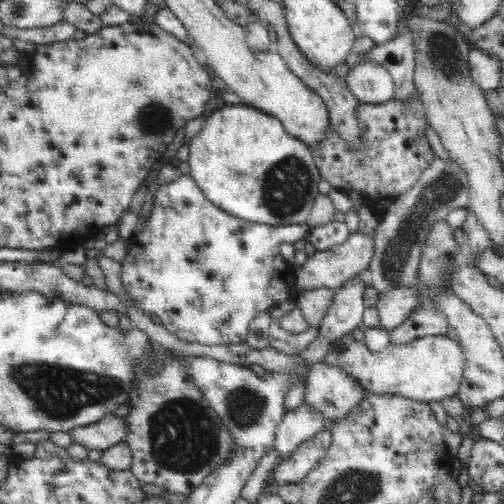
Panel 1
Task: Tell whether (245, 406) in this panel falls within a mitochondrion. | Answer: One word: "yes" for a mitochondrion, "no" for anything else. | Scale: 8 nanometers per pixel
yes

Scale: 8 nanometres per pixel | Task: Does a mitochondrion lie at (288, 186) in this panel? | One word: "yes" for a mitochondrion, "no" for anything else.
yes

